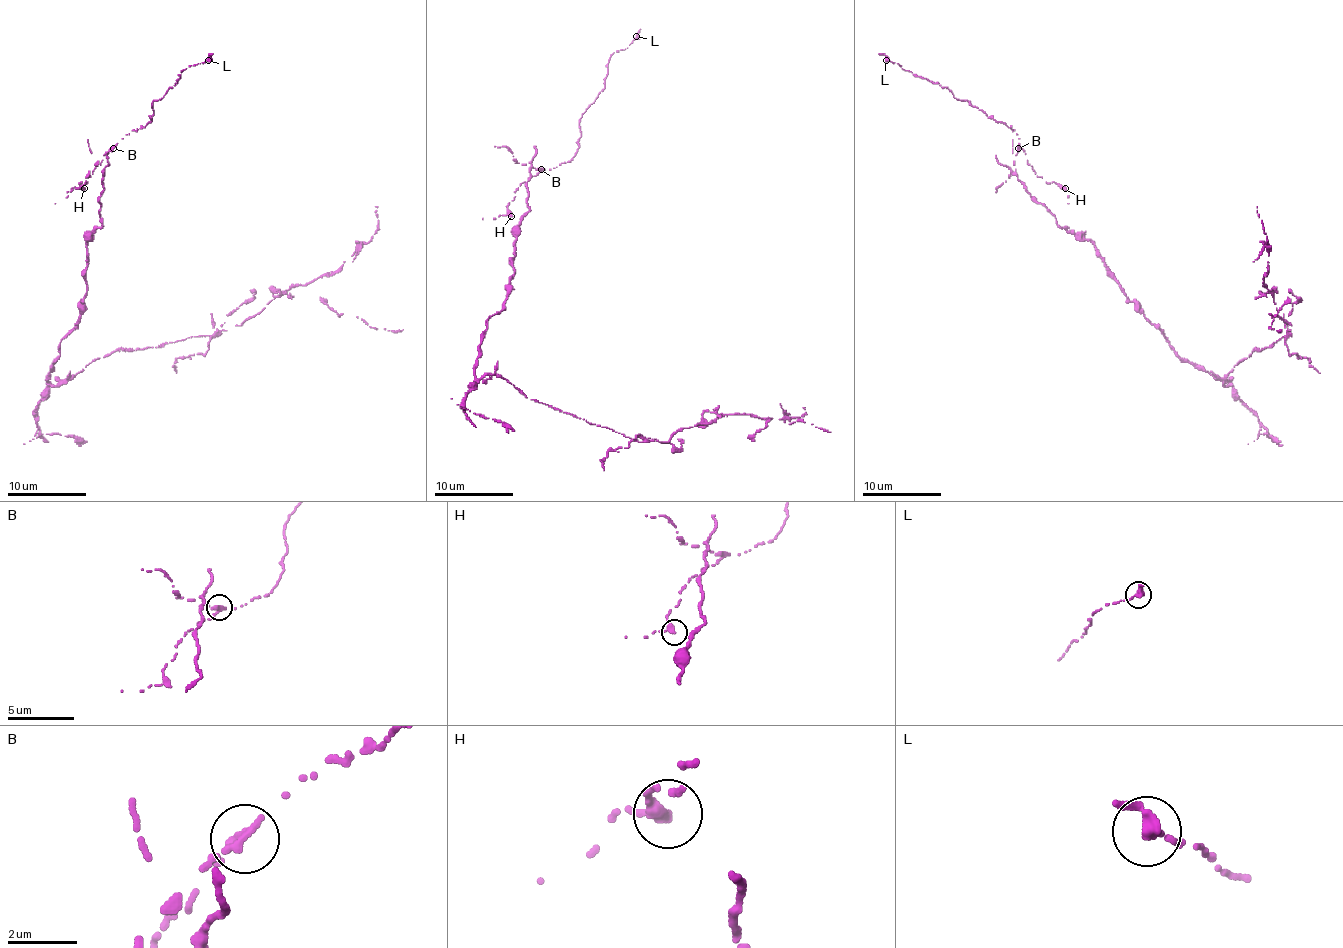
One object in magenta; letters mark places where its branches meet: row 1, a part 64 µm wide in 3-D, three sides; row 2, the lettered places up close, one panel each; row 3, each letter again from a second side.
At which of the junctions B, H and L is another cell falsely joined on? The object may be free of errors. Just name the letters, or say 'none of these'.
B

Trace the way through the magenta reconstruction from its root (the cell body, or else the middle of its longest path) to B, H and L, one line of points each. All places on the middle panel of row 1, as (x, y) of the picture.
B: (484, 332), (502, 308), (513, 275), (513, 243), (529, 210), (531, 166), (525, 164), (541, 168)
H: (484, 332), (513, 275), (513, 243), (529, 210), (525, 164), (537, 174), (517, 188), (511, 216)
L: (484, 332), (513, 275), (525, 164), (555, 168), (574, 154), (610, 56), (636, 36)

